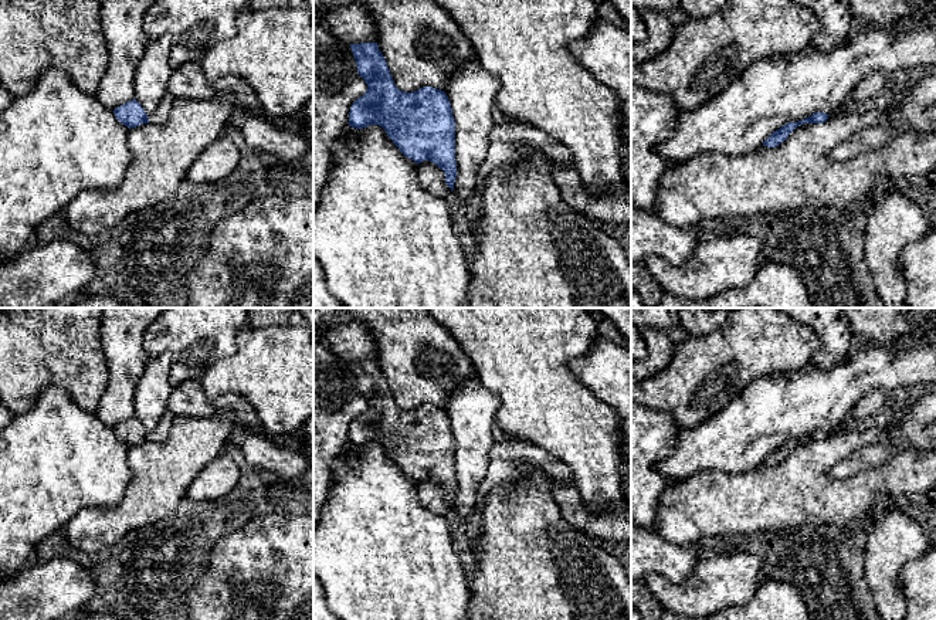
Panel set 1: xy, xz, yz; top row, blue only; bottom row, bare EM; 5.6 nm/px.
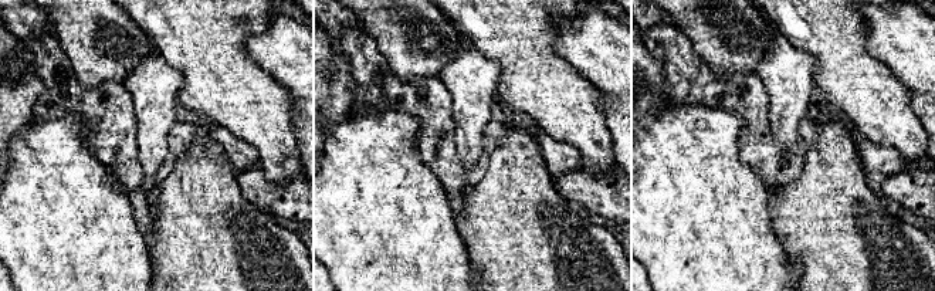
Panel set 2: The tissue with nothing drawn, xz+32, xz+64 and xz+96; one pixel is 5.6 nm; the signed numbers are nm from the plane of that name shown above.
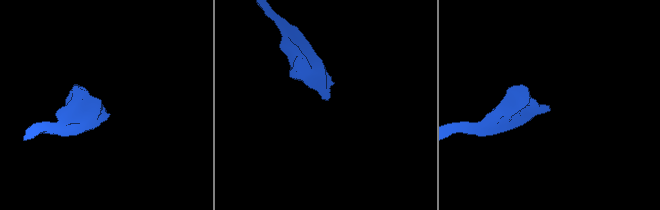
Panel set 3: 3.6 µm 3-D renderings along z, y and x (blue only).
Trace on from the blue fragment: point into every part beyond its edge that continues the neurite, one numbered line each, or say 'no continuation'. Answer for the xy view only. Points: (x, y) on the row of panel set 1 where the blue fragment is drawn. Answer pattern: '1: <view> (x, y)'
1: xy (160, 115)

